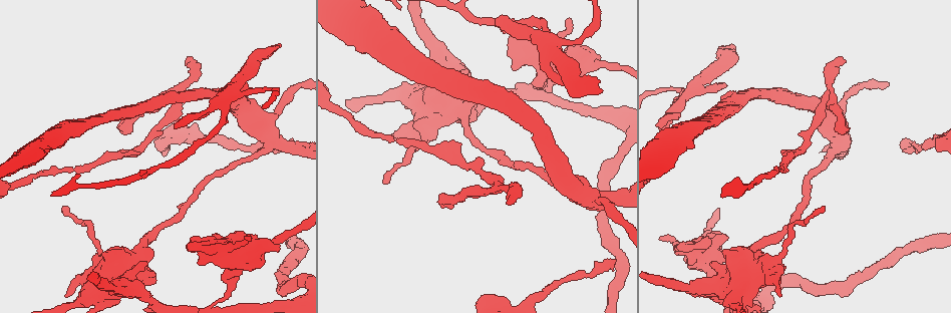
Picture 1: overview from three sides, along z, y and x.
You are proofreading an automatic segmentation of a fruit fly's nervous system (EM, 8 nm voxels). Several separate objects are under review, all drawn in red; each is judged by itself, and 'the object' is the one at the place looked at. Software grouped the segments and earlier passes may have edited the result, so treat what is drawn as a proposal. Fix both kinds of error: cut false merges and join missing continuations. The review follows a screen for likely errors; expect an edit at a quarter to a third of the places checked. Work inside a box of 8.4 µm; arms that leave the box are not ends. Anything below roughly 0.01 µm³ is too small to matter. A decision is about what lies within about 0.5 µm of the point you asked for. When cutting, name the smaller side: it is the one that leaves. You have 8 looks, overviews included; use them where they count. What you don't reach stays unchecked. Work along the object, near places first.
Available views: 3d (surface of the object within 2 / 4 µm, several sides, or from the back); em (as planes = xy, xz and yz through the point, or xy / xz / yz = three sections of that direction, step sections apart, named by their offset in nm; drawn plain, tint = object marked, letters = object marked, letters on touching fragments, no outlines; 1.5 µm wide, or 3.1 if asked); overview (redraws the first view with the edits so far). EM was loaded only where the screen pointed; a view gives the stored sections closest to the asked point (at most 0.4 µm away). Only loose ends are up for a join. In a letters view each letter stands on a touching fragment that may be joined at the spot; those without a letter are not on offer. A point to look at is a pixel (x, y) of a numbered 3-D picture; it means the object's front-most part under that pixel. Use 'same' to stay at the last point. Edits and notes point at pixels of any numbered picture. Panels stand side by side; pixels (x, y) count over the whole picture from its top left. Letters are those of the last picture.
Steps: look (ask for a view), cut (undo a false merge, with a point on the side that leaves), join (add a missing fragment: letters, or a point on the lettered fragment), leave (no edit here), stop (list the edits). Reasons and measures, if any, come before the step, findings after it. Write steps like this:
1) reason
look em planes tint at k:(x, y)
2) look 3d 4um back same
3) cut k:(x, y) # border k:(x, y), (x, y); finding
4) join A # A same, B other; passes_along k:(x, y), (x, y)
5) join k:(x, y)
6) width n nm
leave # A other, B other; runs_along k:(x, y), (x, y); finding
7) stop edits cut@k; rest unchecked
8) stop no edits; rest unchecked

two arms in line, one across
look 3d 2um at 1:(225, 102)

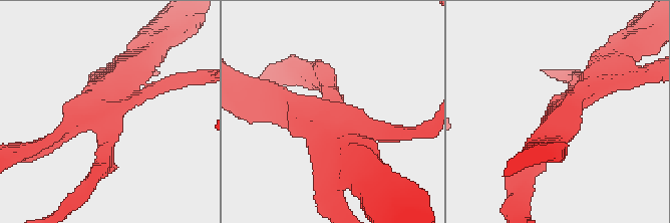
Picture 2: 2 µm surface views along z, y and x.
look em yz step 4 tint at 2:(571, 106)

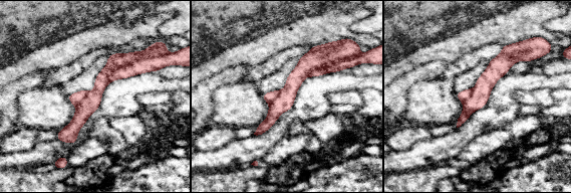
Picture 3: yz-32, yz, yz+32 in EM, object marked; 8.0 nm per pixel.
look em planes letters same

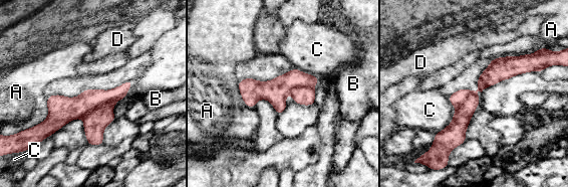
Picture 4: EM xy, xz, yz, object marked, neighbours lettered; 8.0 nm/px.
longest_contact C 320 nm
cut 4:(68, 109) # A other, B other, C other, D other; border 4:(115, 101), (104, 102), (82, 118); a second cell is stuck on

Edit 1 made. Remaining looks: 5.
look overview

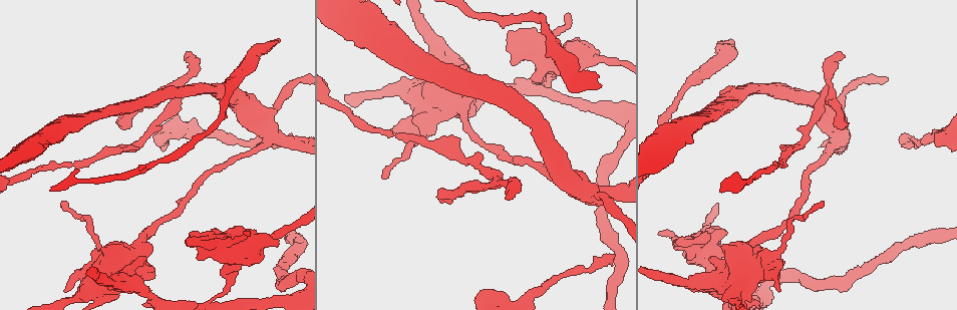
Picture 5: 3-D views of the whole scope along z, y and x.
sudden change in width
look 3d 2um at 5:(662, 154)

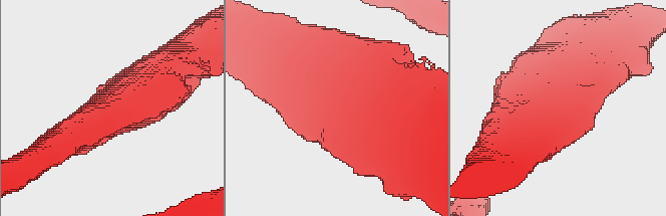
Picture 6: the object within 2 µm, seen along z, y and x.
look em planes letters at 6:(137, 99)

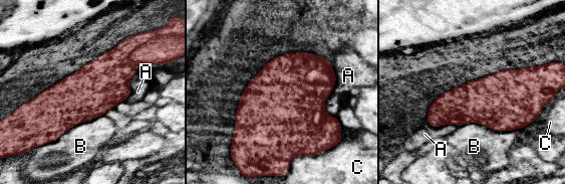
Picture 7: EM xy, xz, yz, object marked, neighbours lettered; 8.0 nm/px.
leave # A other, B other, C other; border 7:(103, 115), (77, 123), (46, 143); one cell here

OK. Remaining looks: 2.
stop edits cut@4; rest unchecked

